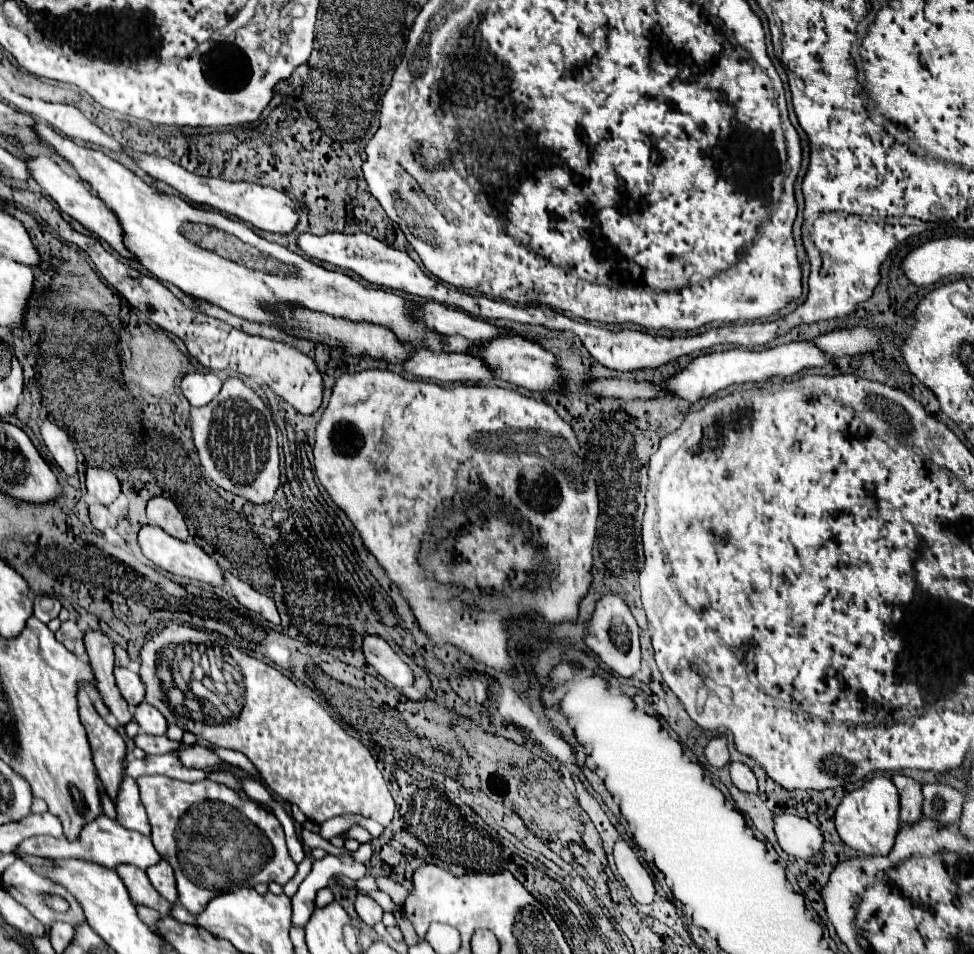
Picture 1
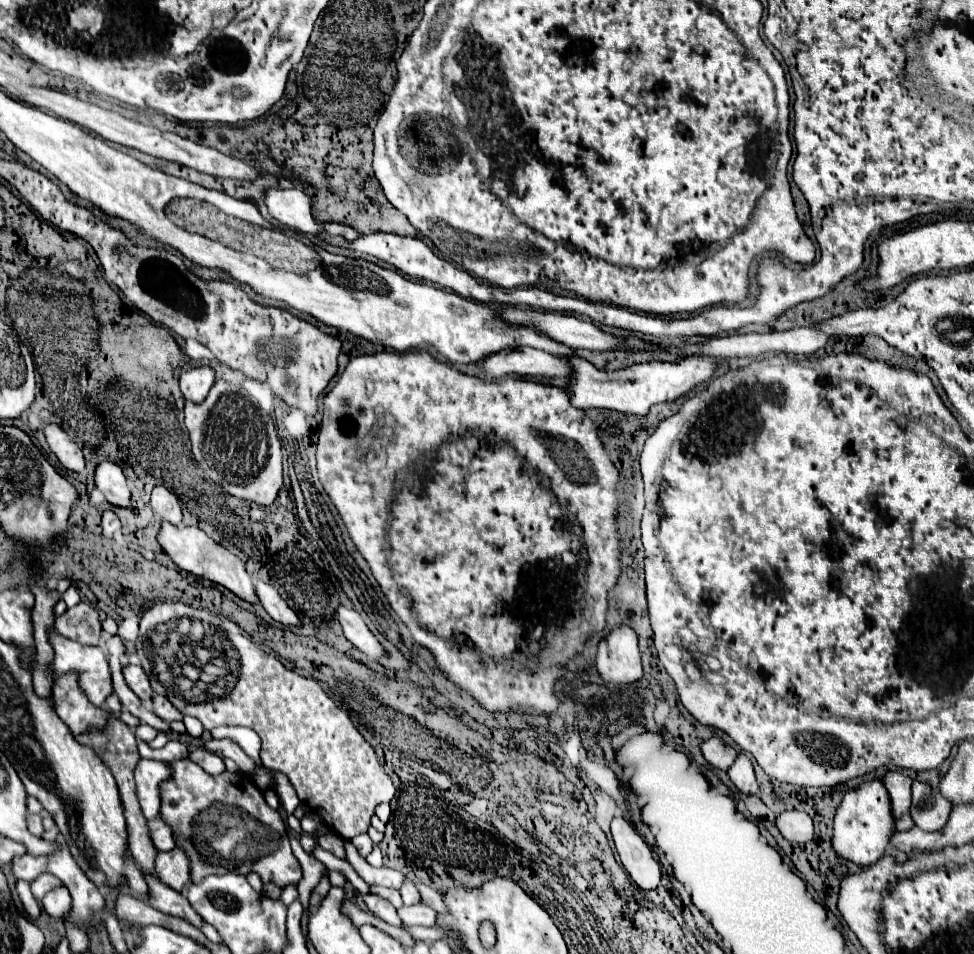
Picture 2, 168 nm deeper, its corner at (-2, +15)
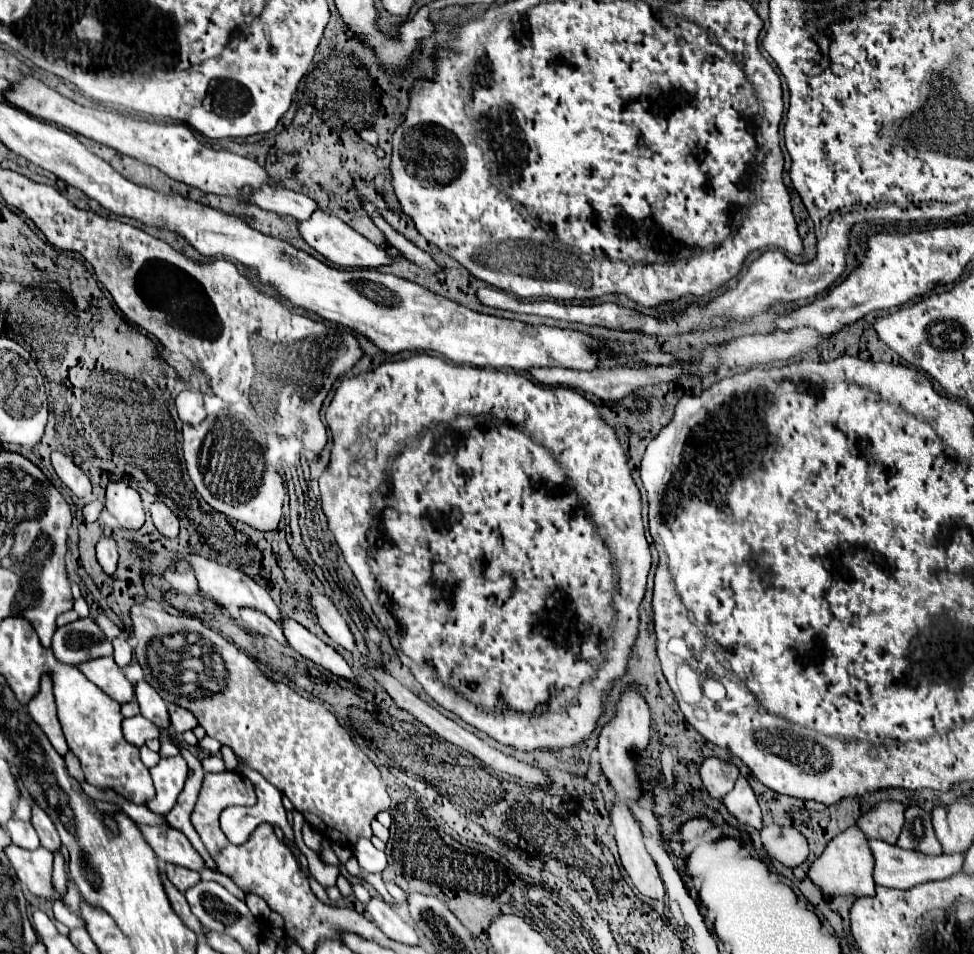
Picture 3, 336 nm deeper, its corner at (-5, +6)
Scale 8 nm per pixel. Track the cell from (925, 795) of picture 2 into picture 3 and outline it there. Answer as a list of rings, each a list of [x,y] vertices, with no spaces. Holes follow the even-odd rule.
[[[913,805],[907,807],[905,811],[905,827],[901,831],[901,837],[897,845],[905,849],[917,849],[923,853],[939,855],[941,853],[941,843],[935,837],[935,829],[931,823],[931,813]]]

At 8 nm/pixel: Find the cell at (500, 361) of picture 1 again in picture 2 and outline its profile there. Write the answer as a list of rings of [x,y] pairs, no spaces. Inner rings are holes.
[[[572,356],[568,358],[572,368],[576,368],[576,376],[572,376],[572,404],[580,410],[588,408],[606,408],[606,410],[616,410],[616,412],[626,412],[626,414],[636,414],[644,416],[650,406],[660,404],[660,402],[672,402],[678,396],[686,394],[690,388],[694,388],[700,382],[710,380],[718,360],[708,356],[692,356],[692,358],[682,358],[674,364],[670,362],[648,362],[648,364],[634,364],[630,368],[618,370],[618,372],[604,372],[594,368],[590,362]]]

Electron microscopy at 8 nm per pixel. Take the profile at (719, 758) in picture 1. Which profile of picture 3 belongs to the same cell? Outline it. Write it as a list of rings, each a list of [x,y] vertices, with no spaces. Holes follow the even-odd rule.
[[[707,757],[699,769],[703,787],[711,797],[723,799],[729,793],[739,777],[739,769],[731,761],[723,761],[717,757]]]

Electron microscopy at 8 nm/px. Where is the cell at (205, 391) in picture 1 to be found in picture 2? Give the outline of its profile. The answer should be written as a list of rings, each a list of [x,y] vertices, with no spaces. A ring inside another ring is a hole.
[[[208,366],[192,368],[180,376],[180,390],[184,398],[192,400],[194,404],[204,402],[212,384],[214,384],[214,370]]]

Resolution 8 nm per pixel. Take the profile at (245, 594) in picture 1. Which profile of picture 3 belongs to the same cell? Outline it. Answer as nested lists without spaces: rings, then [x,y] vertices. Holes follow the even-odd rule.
[[[283,615],[279,621],[285,639],[289,641],[289,645],[299,651],[303,657],[311,659],[315,665],[331,671],[335,677],[341,677],[353,685],[357,685],[357,679],[351,671],[351,667],[347,665],[347,661],[329,645],[325,645],[317,635],[313,635],[309,629],[305,629],[301,623],[293,621],[291,617]]]

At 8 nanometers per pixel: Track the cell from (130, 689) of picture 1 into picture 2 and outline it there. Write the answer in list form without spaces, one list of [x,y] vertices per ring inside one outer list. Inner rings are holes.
[[[128,664],[124,668],[124,678],[128,682],[128,686],[134,690],[134,694],[142,700],[142,702],[150,702],[152,700],[152,688],[150,688],[150,680],[144,674],[142,666],[132,666]]]

